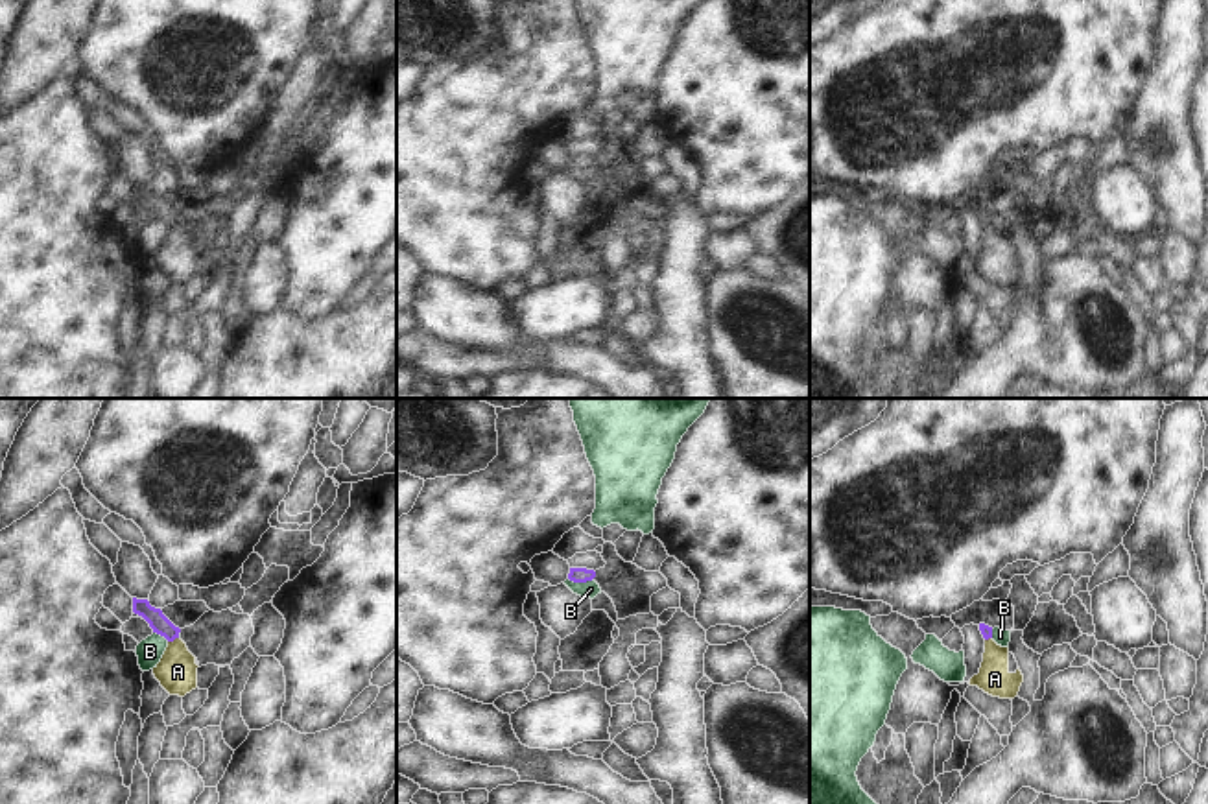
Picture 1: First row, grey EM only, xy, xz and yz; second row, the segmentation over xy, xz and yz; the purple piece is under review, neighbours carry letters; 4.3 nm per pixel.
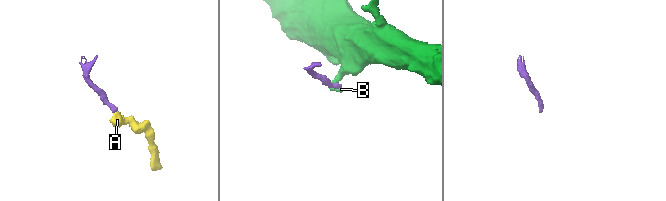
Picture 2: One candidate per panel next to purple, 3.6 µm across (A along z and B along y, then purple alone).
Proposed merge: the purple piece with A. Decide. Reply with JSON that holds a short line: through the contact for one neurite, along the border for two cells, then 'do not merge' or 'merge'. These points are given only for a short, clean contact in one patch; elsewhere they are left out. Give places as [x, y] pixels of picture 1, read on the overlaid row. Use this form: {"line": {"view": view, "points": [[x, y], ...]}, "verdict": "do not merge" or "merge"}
{"line": {"view": "xy", "points": [[153, 616], [172, 640], [177, 672]]}, "verdict": "merge"}

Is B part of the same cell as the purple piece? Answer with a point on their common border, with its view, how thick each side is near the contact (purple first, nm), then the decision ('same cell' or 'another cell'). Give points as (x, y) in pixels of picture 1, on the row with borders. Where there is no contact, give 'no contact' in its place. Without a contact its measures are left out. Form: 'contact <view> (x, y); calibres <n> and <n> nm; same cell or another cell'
contact xz (581, 581); calibres 60 and 80 nm; another cell

